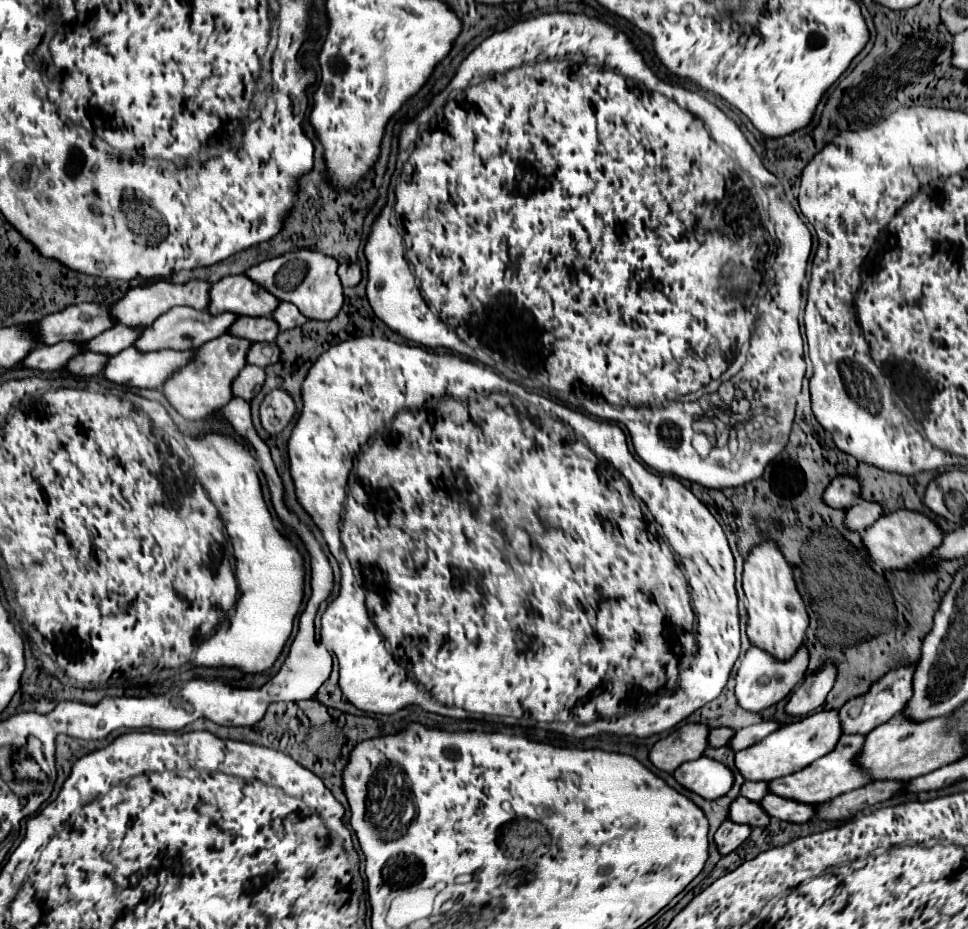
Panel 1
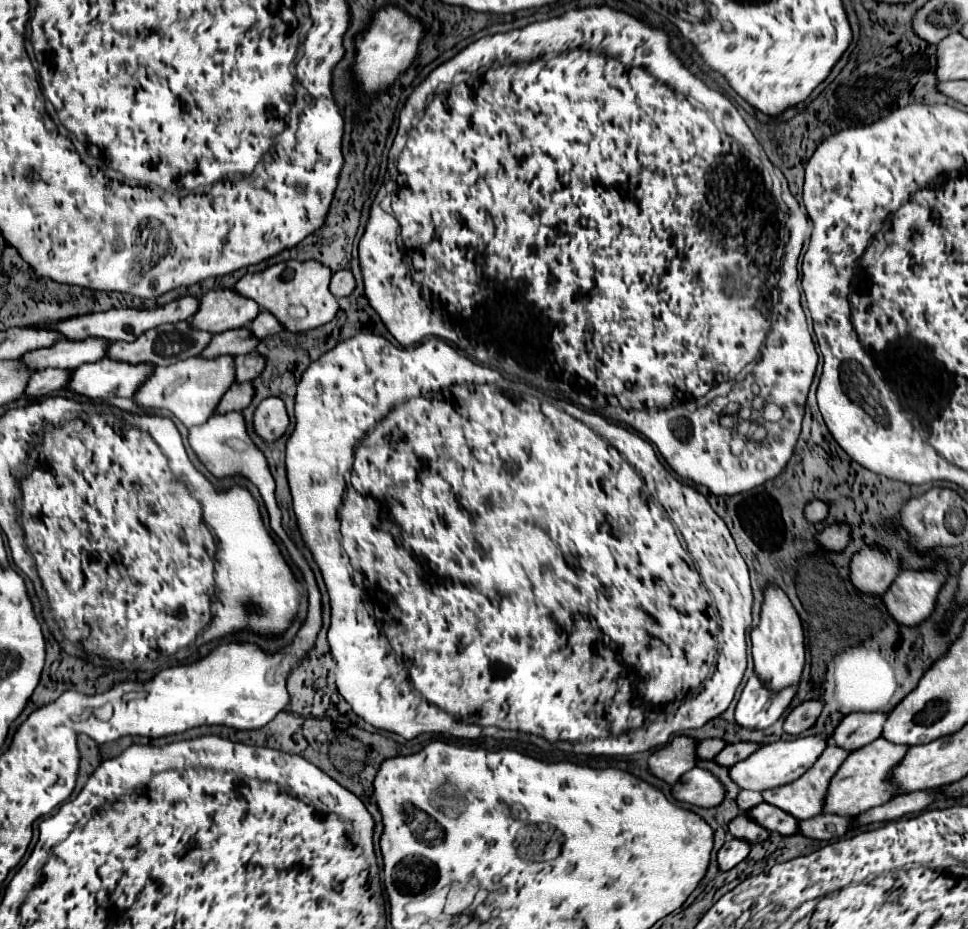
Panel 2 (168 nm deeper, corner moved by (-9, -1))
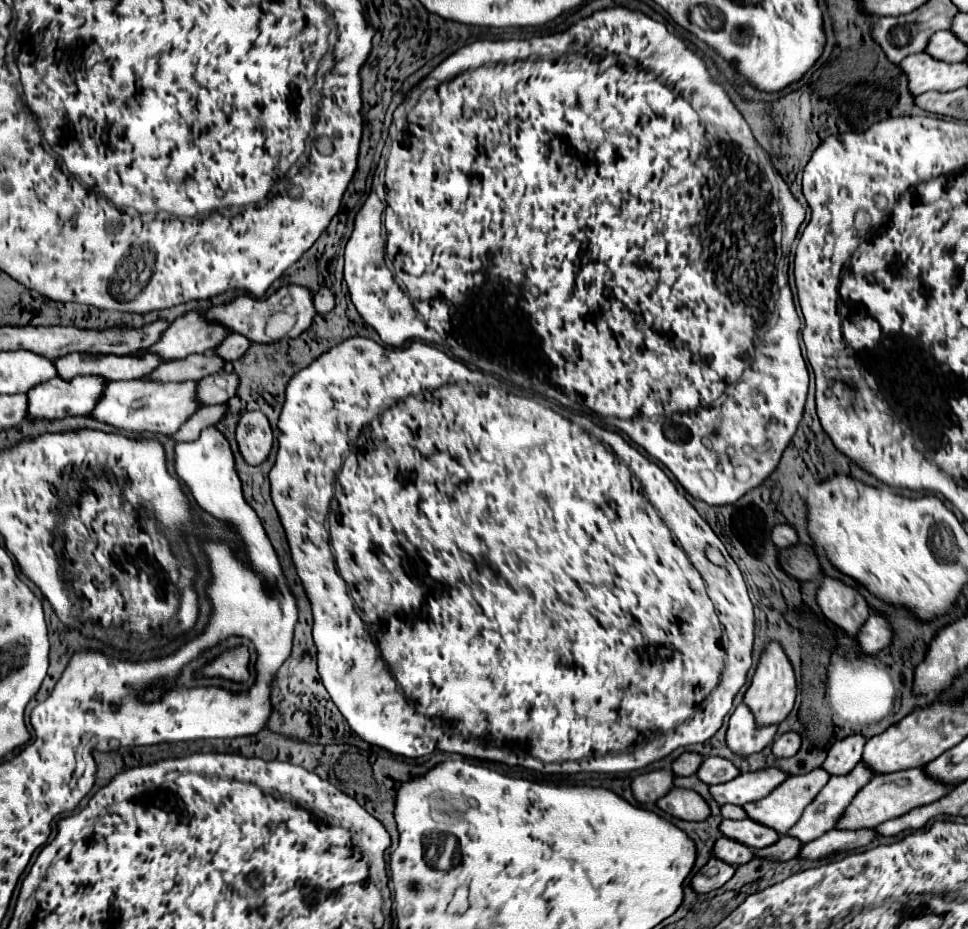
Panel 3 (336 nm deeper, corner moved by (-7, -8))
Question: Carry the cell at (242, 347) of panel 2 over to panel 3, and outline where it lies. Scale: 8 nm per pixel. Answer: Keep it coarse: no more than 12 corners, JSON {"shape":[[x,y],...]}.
{"shape":[[213,352],[161,364],[143,380],[201,380],[223,370]]}

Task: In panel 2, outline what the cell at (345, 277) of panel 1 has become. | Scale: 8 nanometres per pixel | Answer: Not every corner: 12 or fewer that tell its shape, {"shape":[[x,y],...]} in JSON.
{"shape":[[351,269],[333,275],[329,289],[335,297],[347,297],[355,289]]}

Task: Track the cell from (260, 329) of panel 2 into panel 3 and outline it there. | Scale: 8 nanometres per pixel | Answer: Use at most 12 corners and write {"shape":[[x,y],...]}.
{"shape":[[227,334],[213,350],[225,362],[235,362],[251,342],[241,334]]}

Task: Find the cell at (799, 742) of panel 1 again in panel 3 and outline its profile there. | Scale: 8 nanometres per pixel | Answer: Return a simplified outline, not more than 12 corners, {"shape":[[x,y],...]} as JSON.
{"shape":[[777,768],[739,774],[711,786],[719,806],[767,796],[785,778]]}

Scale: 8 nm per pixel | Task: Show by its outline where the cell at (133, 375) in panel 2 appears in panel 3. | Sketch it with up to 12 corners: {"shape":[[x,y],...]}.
{"shape":[[99,376],[47,380],[27,392],[27,420],[89,414]]}

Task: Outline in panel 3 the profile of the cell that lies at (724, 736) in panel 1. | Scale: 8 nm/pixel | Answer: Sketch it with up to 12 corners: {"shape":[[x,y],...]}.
{"shape":[[683,752],[671,770],[675,776],[691,776],[703,758],[693,752]]}

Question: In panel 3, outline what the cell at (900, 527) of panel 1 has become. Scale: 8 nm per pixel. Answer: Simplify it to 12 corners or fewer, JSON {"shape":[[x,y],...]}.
{"shape":[[829,576],[817,590],[821,616],[857,636],[869,616],[861,590]]}

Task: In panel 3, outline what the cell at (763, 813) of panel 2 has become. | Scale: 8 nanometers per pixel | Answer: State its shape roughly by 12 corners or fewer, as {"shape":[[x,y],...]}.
{"shape":[[749,818],[723,820],[721,836],[751,850],[771,846],[779,836]]}

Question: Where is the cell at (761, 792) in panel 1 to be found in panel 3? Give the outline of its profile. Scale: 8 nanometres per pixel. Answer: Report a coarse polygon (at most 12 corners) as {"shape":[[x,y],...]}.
{"shape":[[735,804],[721,806],[721,816],[743,820],[747,814]]}

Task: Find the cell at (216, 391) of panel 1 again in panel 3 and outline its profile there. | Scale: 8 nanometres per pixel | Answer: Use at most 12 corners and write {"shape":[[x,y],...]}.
{"shape":[[197,382],[105,384],[91,418],[131,434],[173,434]]}

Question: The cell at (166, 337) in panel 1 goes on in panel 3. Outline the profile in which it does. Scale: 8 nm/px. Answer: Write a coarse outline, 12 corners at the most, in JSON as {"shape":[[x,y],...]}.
{"shape":[[67,354],[55,360],[61,380],[101,376],[133,380],[161,360],[149,356]]}

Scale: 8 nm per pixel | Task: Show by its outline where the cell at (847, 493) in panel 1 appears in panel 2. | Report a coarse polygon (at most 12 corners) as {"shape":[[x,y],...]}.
{"shape":[[815,499],[805,507],[805,517],[819,523],[829,515],[829,505]]}

